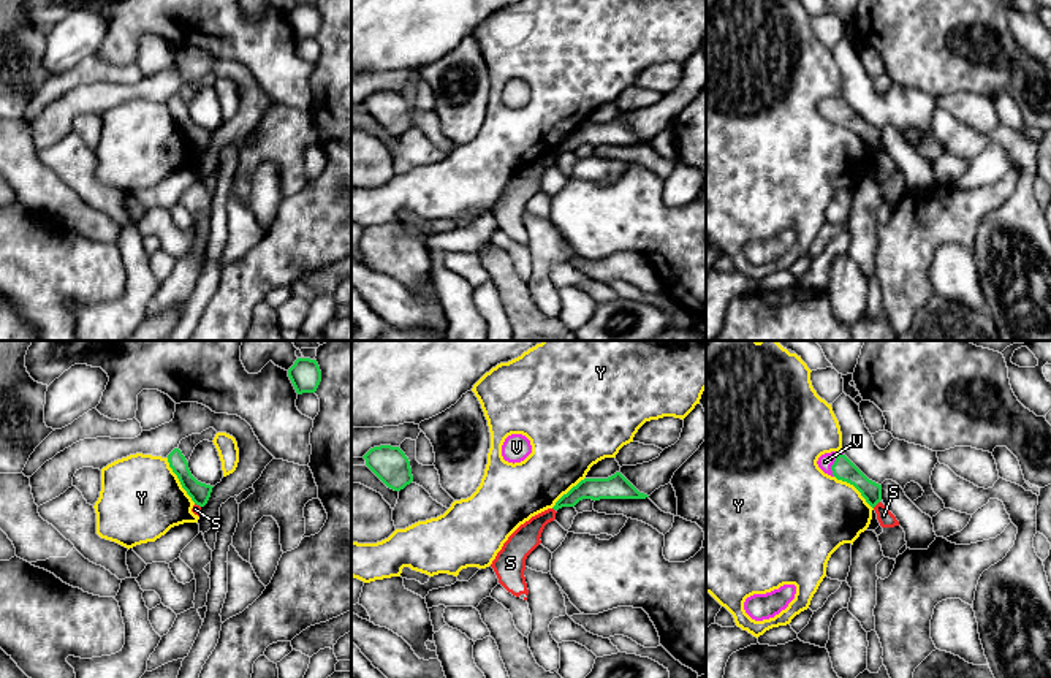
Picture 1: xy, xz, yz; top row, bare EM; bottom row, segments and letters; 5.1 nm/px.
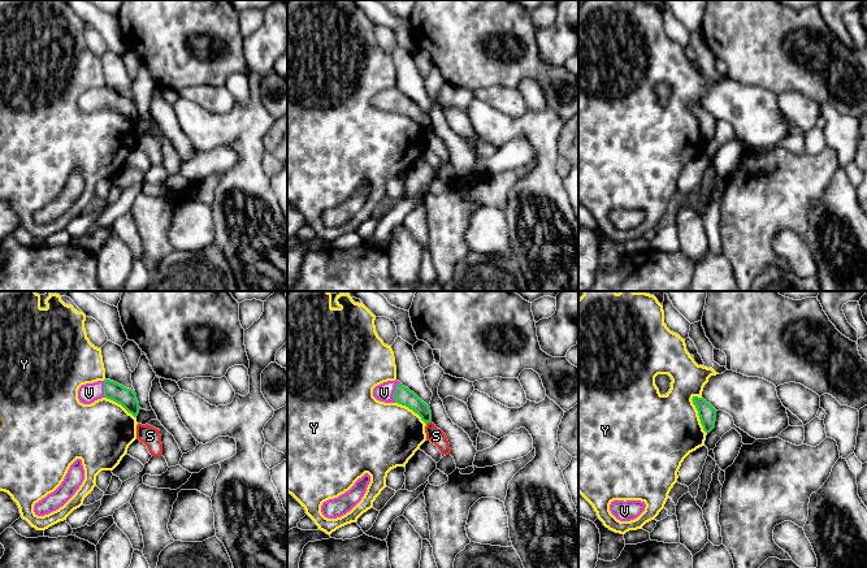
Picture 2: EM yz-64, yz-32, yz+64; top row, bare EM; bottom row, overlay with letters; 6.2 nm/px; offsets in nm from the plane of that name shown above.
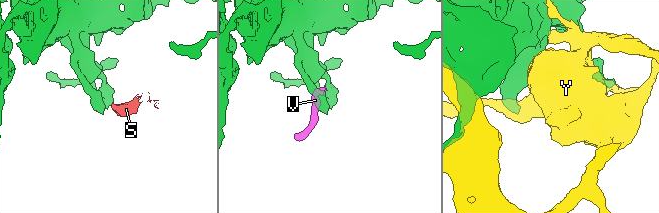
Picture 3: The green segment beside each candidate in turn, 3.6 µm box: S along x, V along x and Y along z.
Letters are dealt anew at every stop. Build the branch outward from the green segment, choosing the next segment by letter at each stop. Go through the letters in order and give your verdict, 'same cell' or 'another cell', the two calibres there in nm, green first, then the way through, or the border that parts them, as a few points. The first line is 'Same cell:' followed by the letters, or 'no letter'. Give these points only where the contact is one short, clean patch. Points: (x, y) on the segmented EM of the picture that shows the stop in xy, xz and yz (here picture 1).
Same cell: V
S: another cell; 110 nm thick on the green side, 80 nm on the other; border along yz (879, 501), (872, 507)
V: same cell; 110 nm thick on the green side, 80 nm on the other; runs through yz (842, 469), (833, 464), (825, 461)
Y: another cell; 110 nm thick on the green side, 420 nm on the other

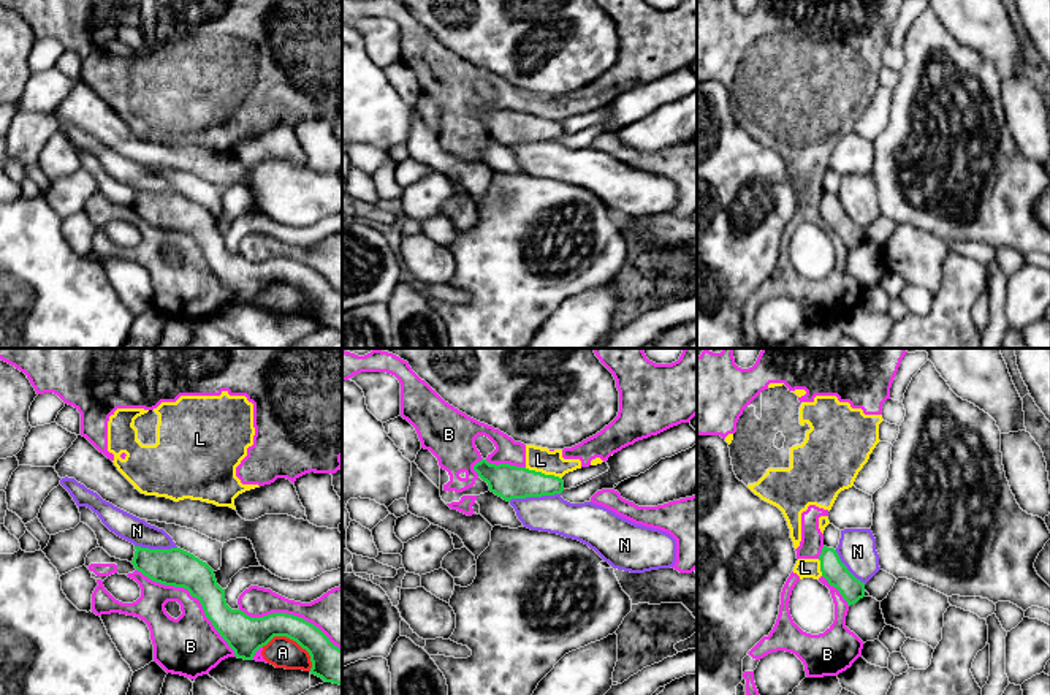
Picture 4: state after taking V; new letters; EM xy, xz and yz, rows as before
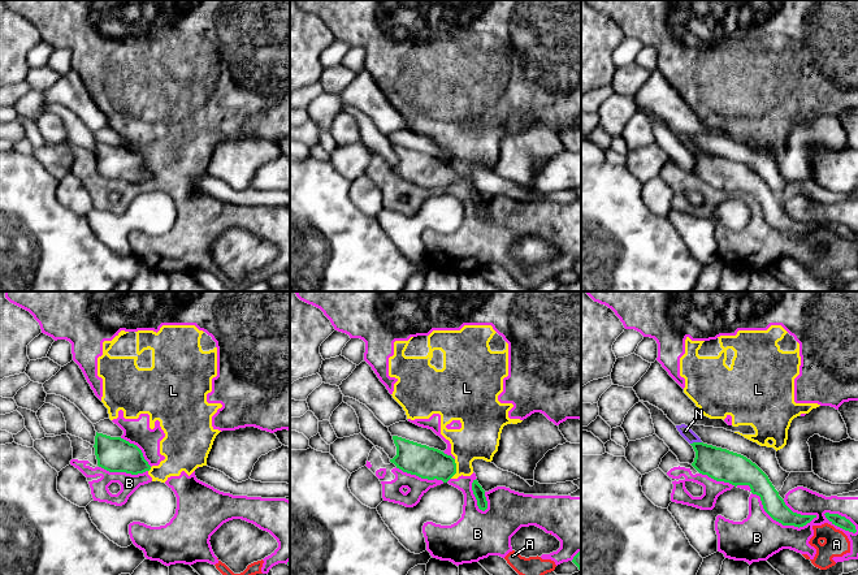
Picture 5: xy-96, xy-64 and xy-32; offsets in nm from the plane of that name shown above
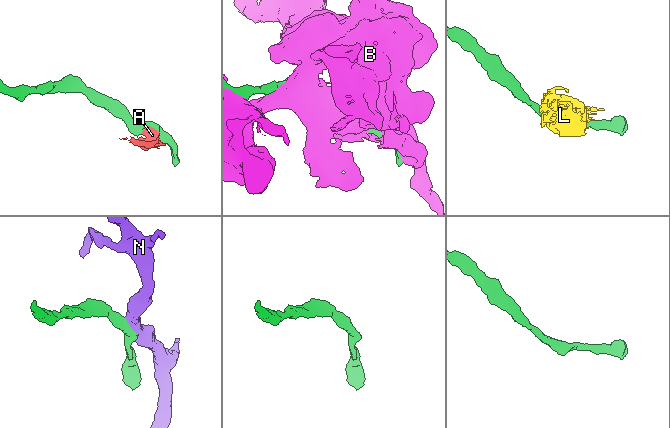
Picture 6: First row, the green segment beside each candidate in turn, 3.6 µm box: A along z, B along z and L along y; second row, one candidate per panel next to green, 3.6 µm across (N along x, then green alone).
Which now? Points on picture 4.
Same cell: no letter
A: another cell; 190 nm thick on the green side, 160 nm on the other; border along xy (262, 646), (274, 637), (289, 637), (308, 653), (312, 667)
B: another cell; 190 nm thick on the green side, 300 nm on the other
L: another cell; 180 nm thick on the green side, 130 nm on the other; border along xz (524, 467), (561, 478)
N: another cell; 180 nm thick on the green side, 190 nm on the other

